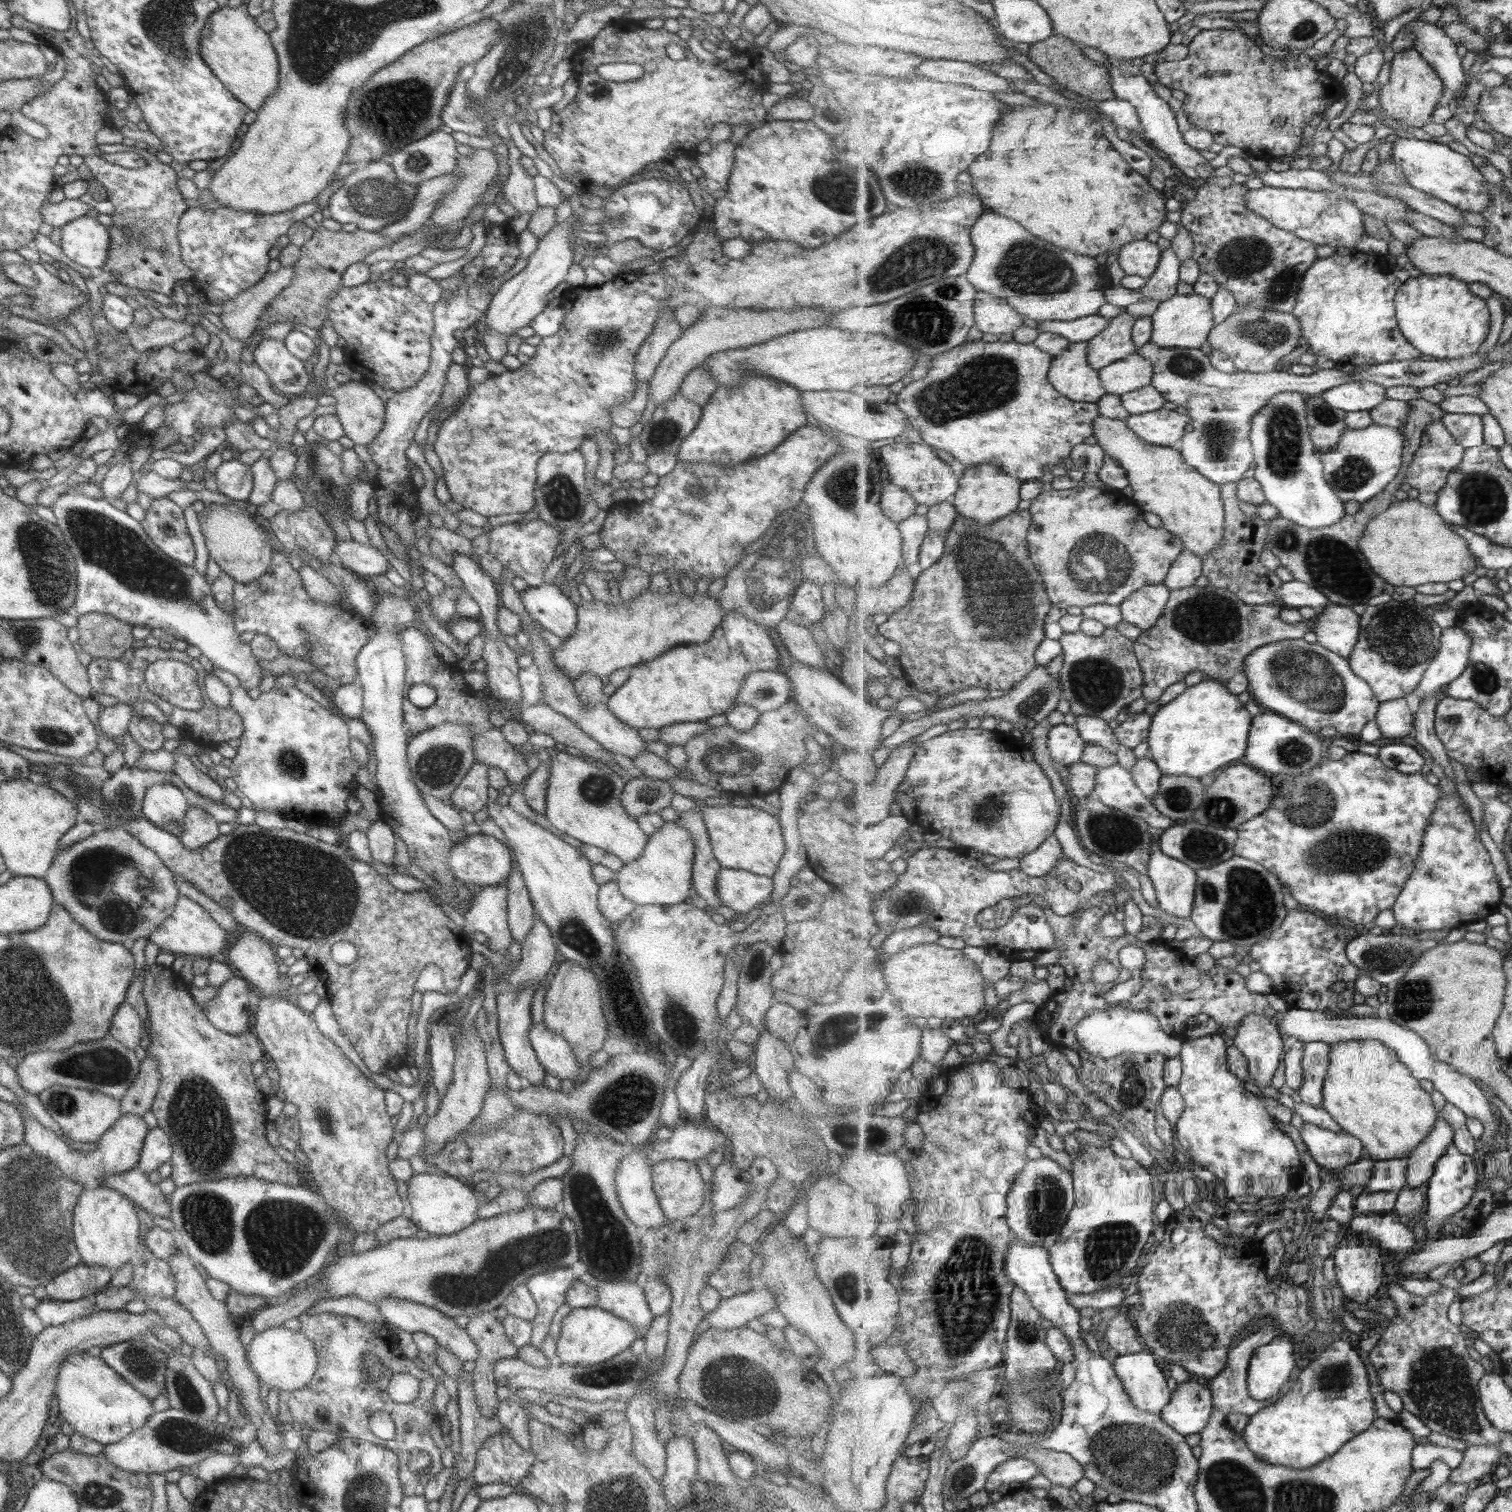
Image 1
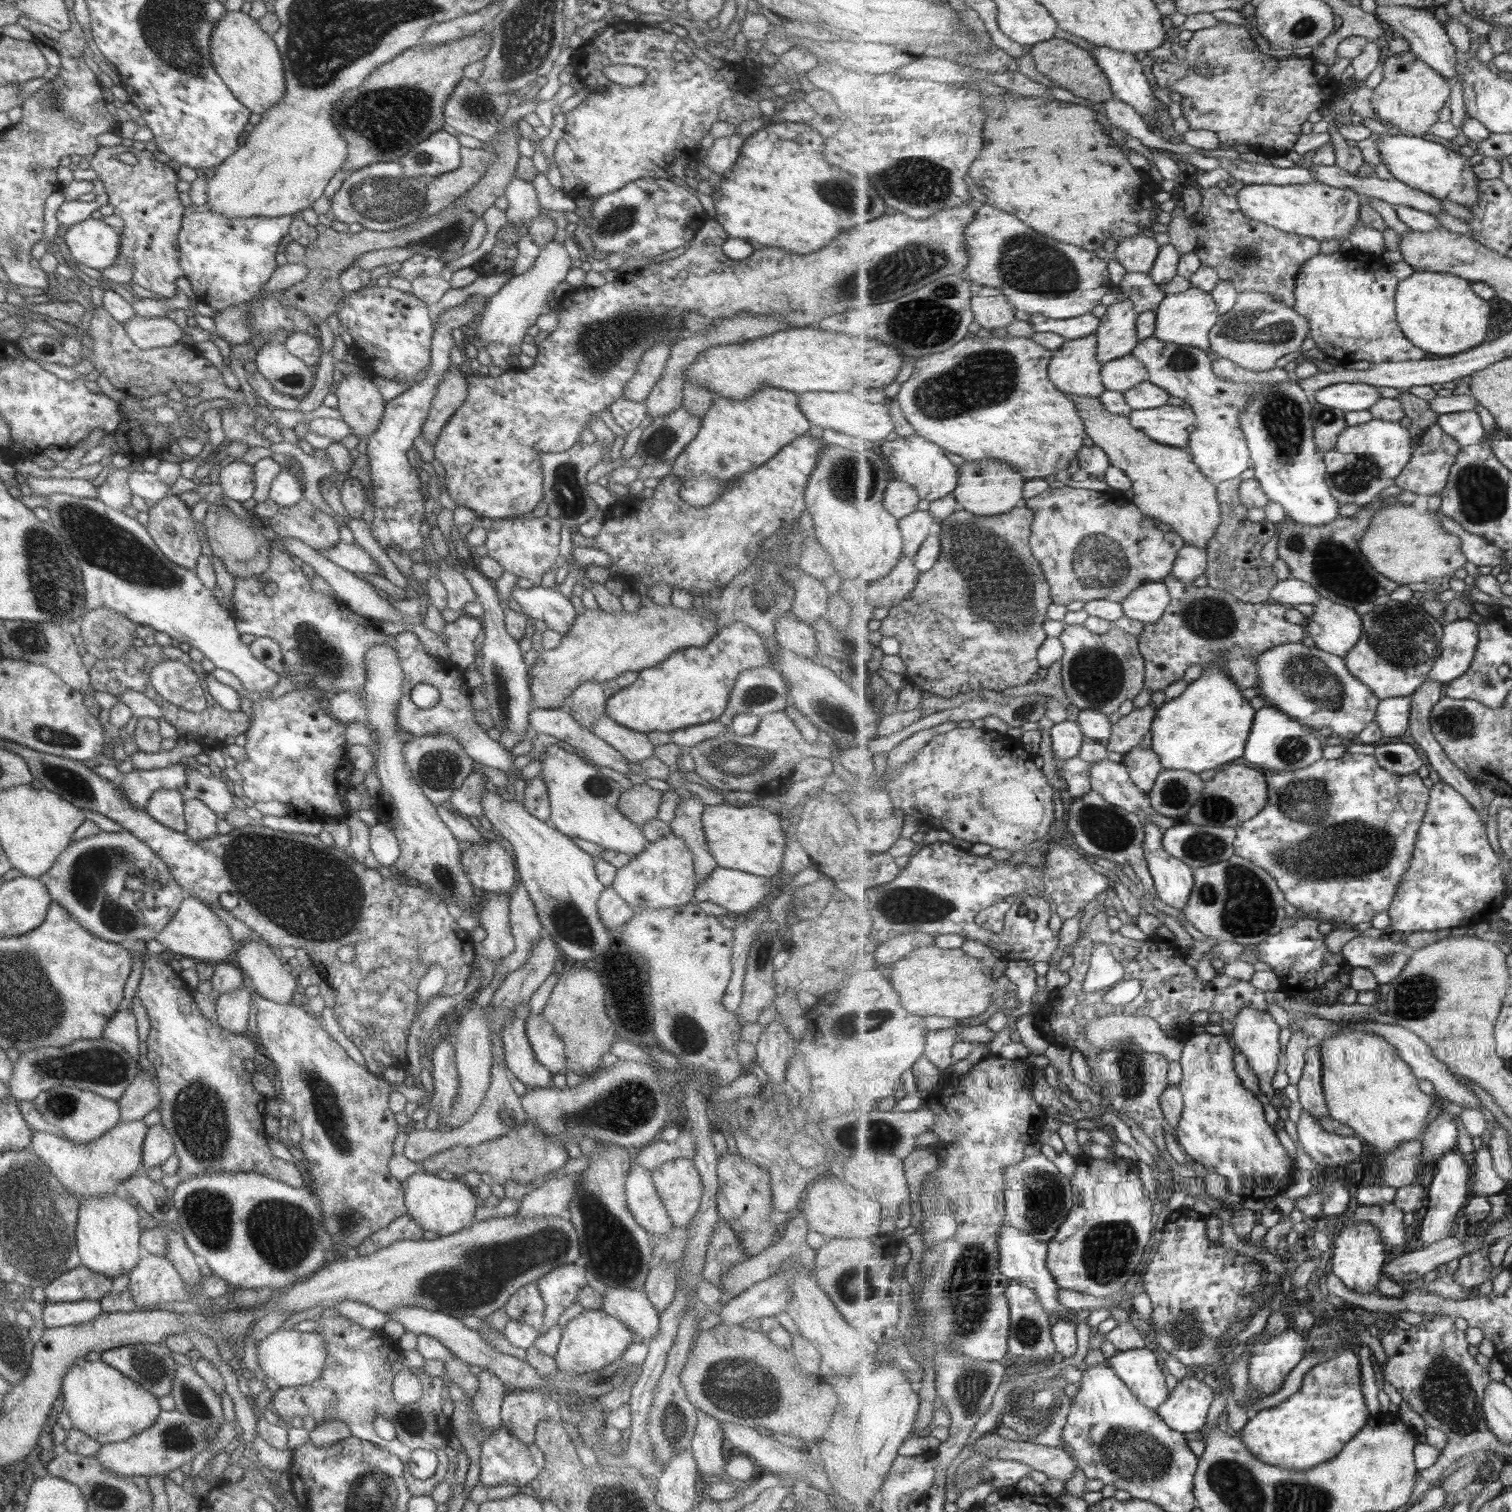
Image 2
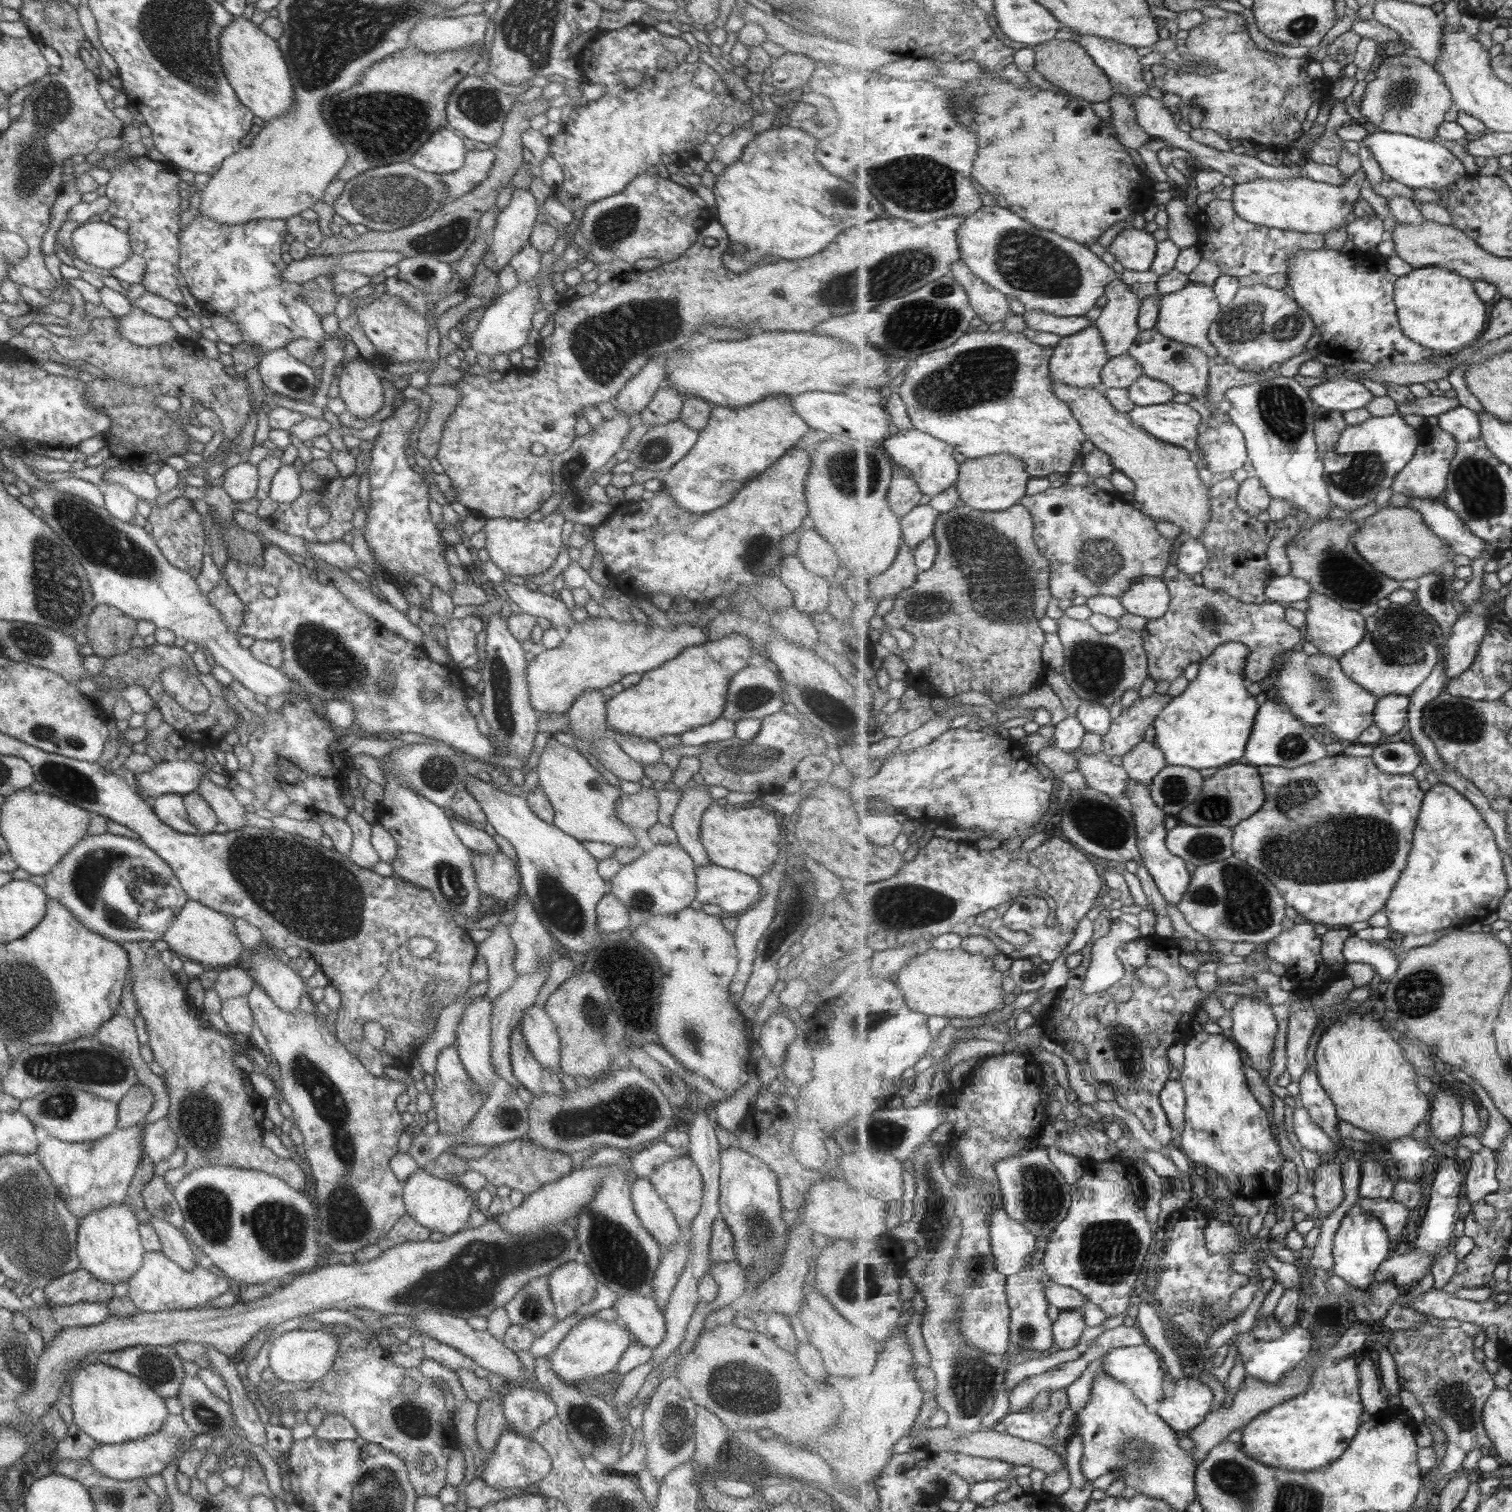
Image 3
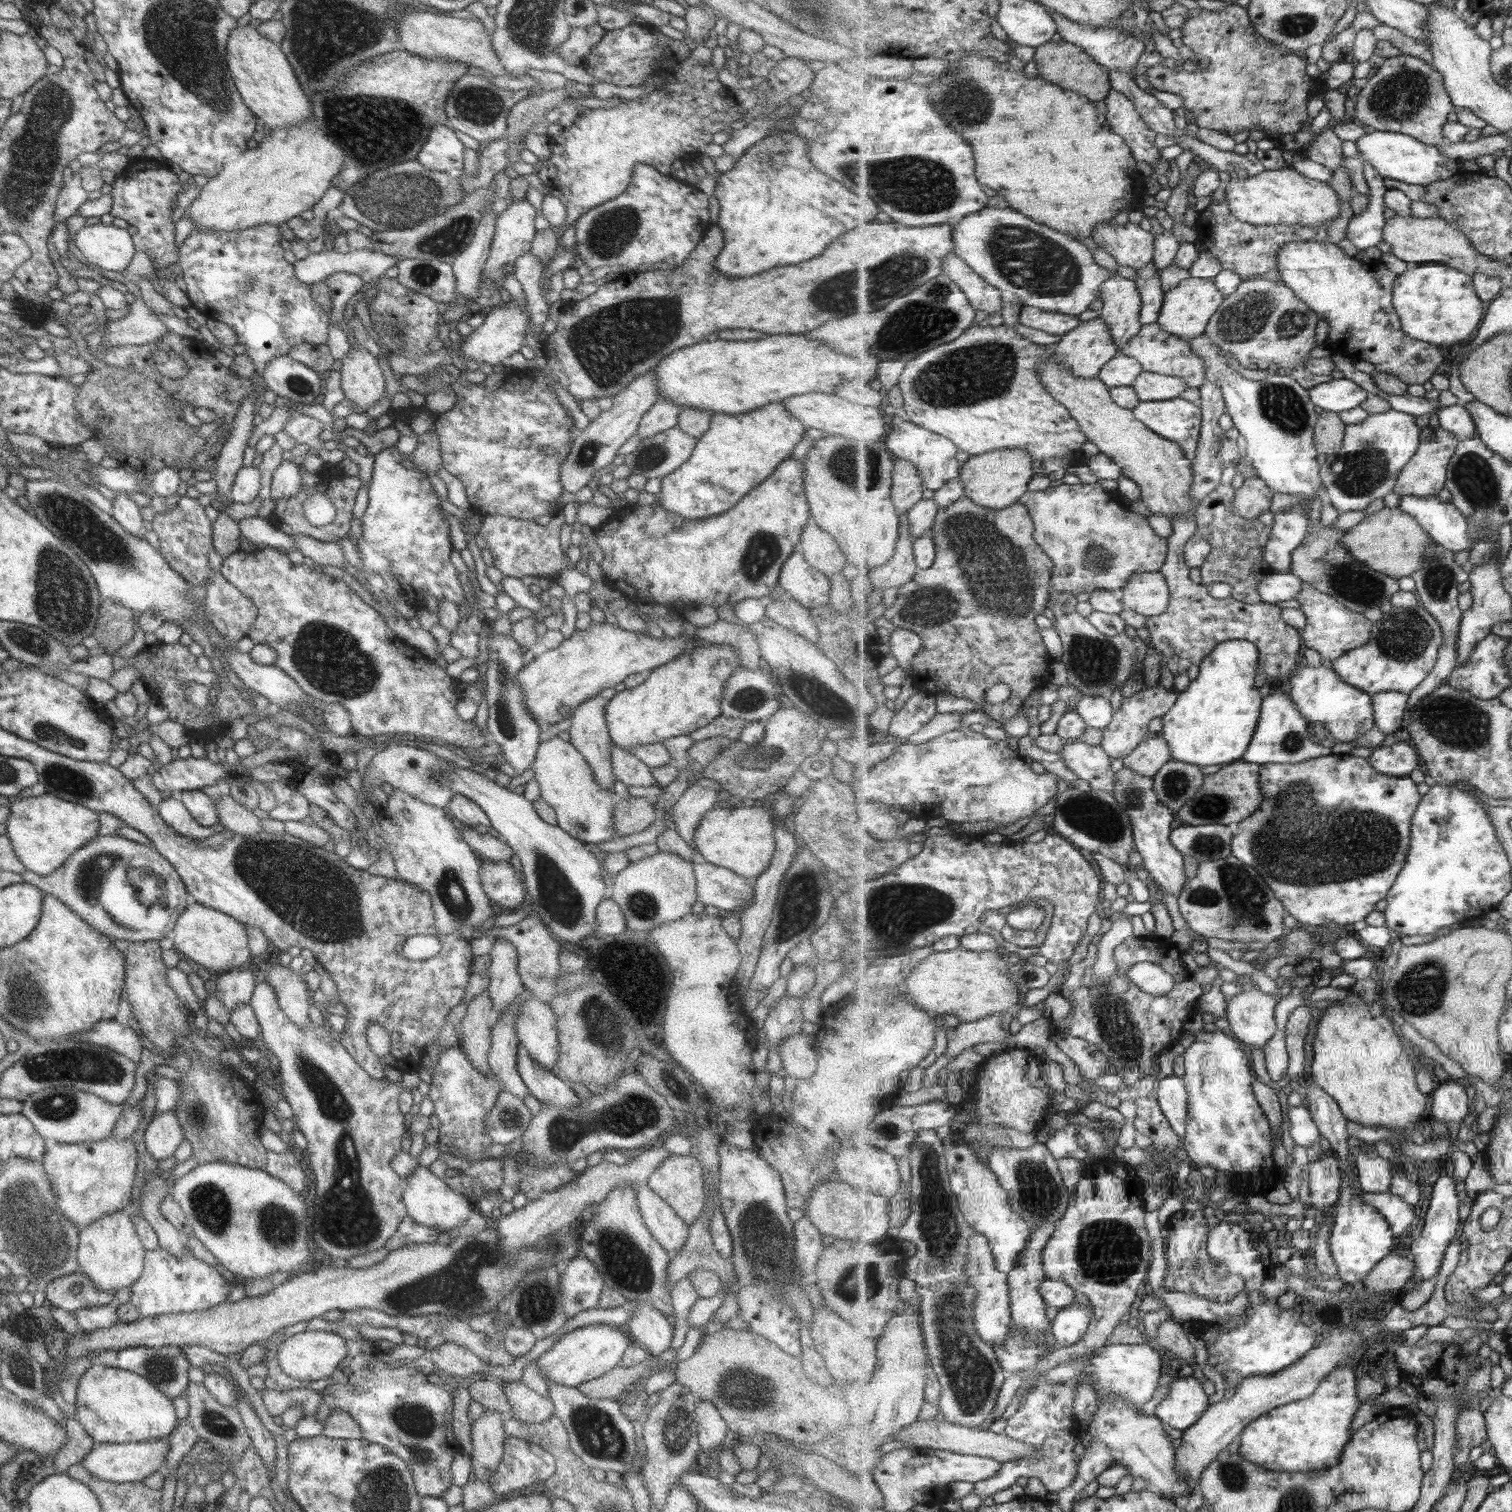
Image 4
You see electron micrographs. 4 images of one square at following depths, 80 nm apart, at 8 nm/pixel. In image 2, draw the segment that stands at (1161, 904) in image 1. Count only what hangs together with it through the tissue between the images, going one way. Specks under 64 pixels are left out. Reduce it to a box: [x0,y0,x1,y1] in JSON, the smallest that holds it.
[1143,821,1195,912]

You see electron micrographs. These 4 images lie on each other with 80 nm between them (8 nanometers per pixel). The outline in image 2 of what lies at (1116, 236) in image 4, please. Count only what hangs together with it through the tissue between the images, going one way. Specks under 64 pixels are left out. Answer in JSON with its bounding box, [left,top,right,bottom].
[1113,233,1161,274]

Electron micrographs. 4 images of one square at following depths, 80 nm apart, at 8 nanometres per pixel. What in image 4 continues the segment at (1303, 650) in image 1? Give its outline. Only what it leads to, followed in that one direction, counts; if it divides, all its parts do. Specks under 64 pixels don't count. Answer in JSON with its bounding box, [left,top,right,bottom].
[1289,660,1376,743]

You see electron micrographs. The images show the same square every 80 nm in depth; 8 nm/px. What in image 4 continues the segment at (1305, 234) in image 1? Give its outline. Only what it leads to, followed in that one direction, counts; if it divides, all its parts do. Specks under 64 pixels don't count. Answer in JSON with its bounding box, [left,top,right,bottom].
[1225,166,1341,226]

